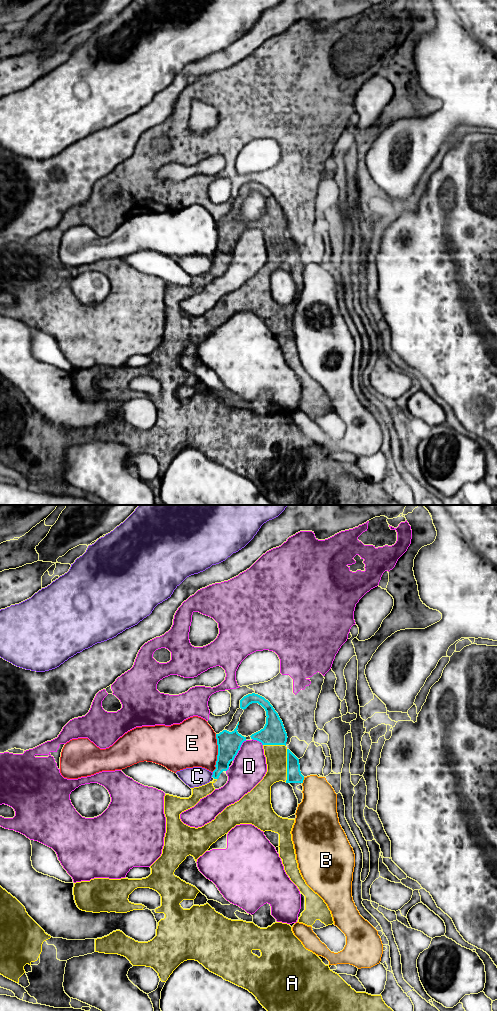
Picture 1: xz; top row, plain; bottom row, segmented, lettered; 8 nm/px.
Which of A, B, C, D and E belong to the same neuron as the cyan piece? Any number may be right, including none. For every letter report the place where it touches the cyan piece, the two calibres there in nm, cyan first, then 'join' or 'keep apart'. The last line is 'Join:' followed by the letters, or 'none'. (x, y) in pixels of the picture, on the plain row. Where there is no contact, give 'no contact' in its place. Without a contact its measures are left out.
A: xz (287, 253) | 120/180 nm | join
B: xz (303, 267) | 120/280 nm | keep apart
C: xz (213, 262) | 170/160 nm | keep apart
D: xz (239, 237) | 190/280 nm | keep apart
E: xz (218, 241) | 190/380 nm | keep apart
Join: A

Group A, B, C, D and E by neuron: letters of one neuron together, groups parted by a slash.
A / B / C / D / E

